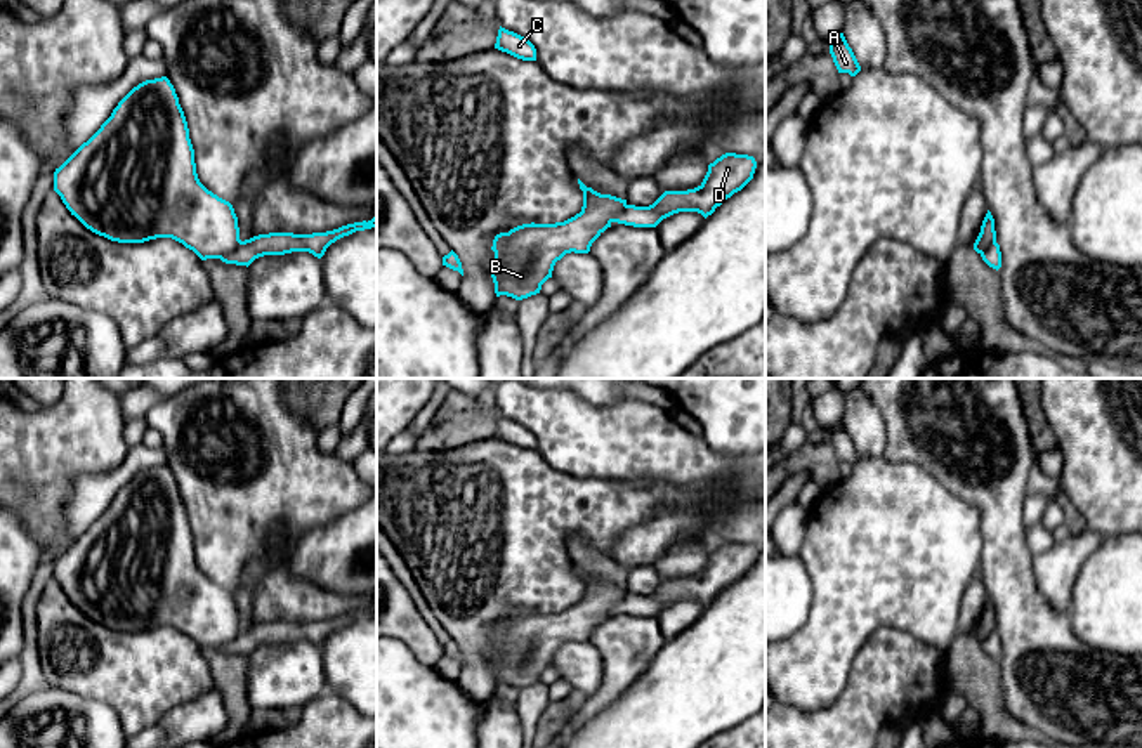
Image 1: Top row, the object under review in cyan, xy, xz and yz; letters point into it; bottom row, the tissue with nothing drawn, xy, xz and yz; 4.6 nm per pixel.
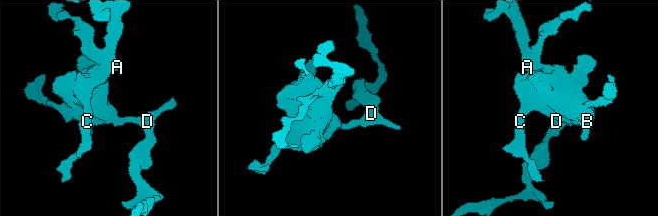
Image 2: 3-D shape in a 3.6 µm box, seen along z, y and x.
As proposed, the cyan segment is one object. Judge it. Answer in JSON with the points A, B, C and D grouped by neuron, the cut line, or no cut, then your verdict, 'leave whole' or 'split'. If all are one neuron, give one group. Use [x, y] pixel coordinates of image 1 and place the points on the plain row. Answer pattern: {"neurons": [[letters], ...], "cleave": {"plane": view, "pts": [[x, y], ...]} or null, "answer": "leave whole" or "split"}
{"neurons": [["A", "B", "C"], ["D"]], "cleave": {"plane": "xy", "pts": [[240, 629], [221, 648]]}, "answer": "split"}

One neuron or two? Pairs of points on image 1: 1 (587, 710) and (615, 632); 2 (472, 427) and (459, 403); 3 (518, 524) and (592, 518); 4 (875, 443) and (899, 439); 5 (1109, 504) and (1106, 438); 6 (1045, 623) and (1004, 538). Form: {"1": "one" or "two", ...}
{"1": "one", "2": "one", "3": "one", "4": "two", "5": "one", "6": "one"}

